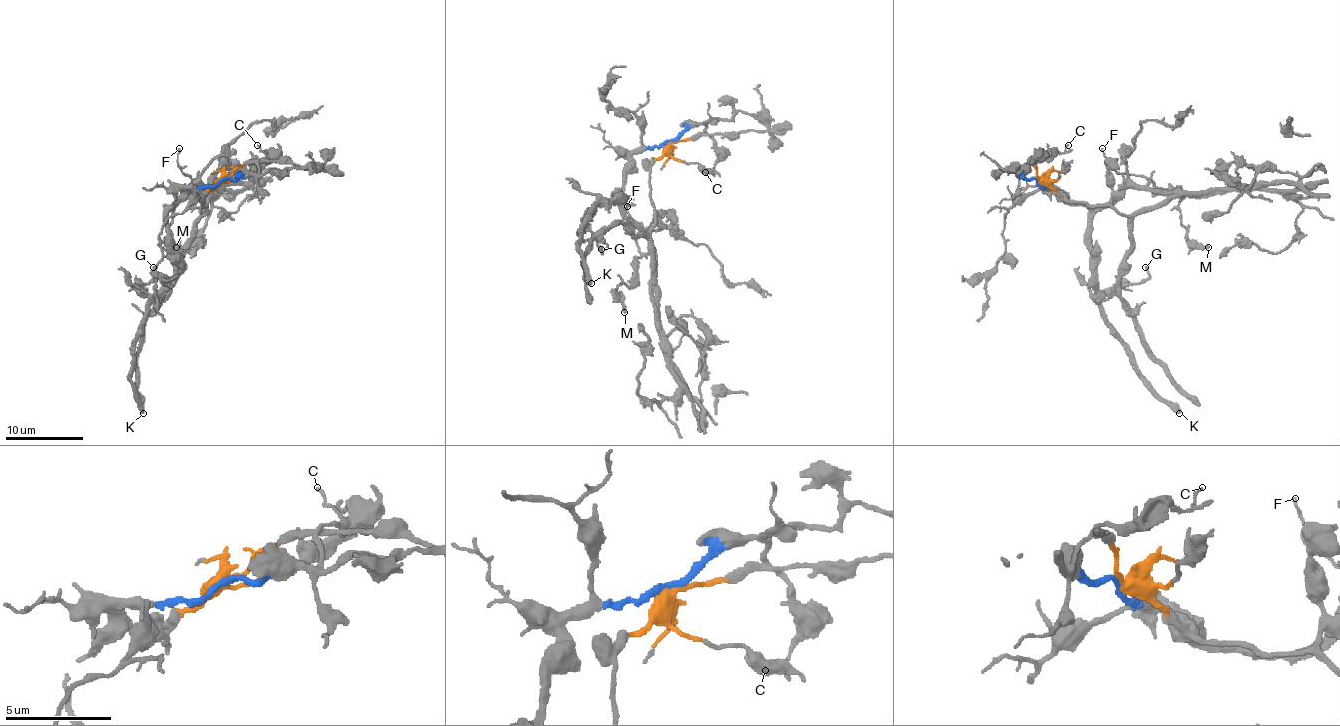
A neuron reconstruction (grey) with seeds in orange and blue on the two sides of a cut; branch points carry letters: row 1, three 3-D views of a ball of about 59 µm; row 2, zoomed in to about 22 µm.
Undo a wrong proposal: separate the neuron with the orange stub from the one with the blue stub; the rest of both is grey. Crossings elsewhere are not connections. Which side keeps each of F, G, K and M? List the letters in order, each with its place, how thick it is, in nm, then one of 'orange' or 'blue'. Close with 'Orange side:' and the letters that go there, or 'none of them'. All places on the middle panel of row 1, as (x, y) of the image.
F: at (627, 206); 110 nm thick; blue
G: at (601, 249); 160 nm thick; blue
K: at (591, 283); 440 nm thick; blue
M: at (624, 312); 340 nm thick; blue
Orange side: none of them

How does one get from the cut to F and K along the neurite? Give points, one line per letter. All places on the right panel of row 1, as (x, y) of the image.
F: (1037, 181), (1092, 206), (1145, 185), (1147, 177), (1117, 173), (1106, 164), (1102, 148)
K: (1037, 181), (1072, 203), (1080, 203), (1088, 212), (1094, 296), (1110, 331), (1121, 343), (1133, 368), (1180, 413)

